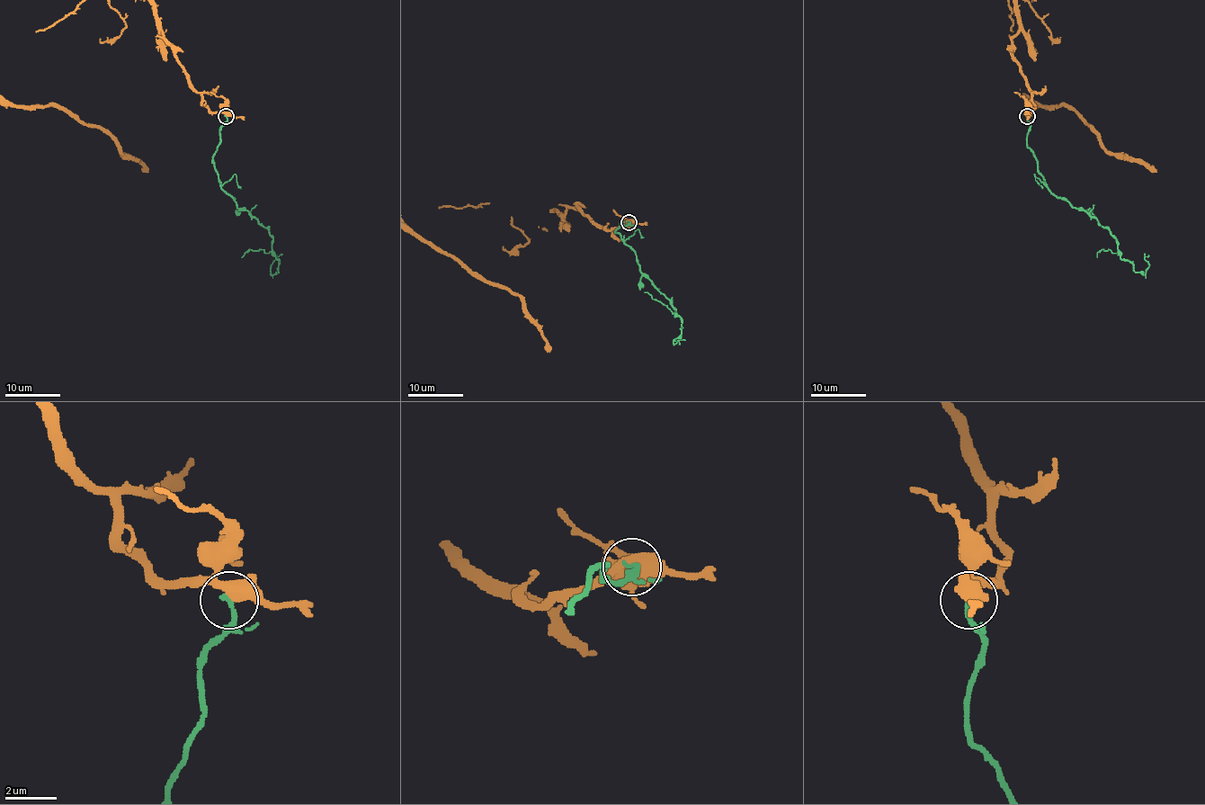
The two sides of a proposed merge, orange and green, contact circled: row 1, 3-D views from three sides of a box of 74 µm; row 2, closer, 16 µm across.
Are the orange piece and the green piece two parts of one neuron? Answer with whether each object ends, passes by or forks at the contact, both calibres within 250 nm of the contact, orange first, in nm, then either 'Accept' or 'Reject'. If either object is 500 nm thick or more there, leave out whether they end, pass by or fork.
At the ring orange forks. At the ring green ends. Thickness 440 nm (orange) against 220 nm. Reject

